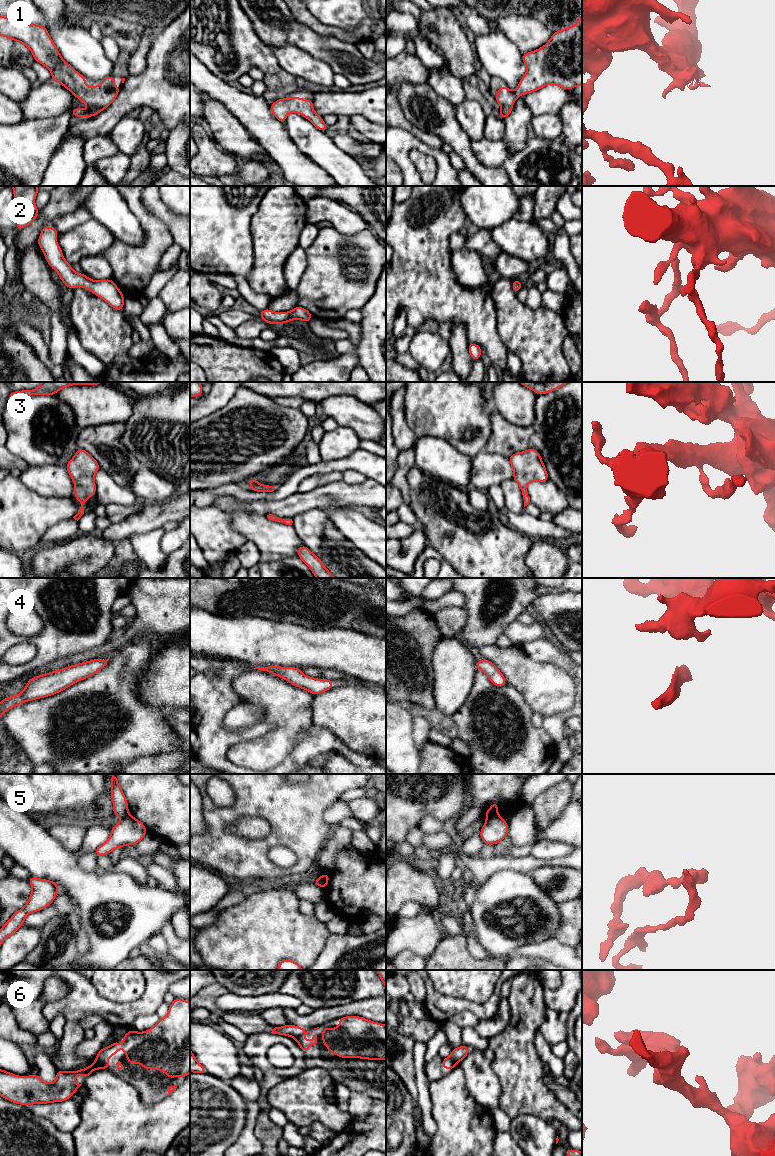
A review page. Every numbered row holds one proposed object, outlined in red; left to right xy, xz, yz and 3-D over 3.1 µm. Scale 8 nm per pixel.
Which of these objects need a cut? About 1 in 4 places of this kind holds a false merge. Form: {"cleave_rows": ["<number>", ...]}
{"cleave_rows": ["5", "6"]}

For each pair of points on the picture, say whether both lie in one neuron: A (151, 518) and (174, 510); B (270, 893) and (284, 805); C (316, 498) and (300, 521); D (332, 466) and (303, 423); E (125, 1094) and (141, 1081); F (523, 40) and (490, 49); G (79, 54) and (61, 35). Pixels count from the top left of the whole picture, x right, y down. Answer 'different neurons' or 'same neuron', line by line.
A: same neuron
B: different neurons
C: different neurons
D: different neurons
E: different neurons
F: different neurons
G: same neuron

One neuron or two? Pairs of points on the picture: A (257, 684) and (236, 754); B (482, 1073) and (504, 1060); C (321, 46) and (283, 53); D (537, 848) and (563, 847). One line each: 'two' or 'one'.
A: one
B: two
C: two
D: one

